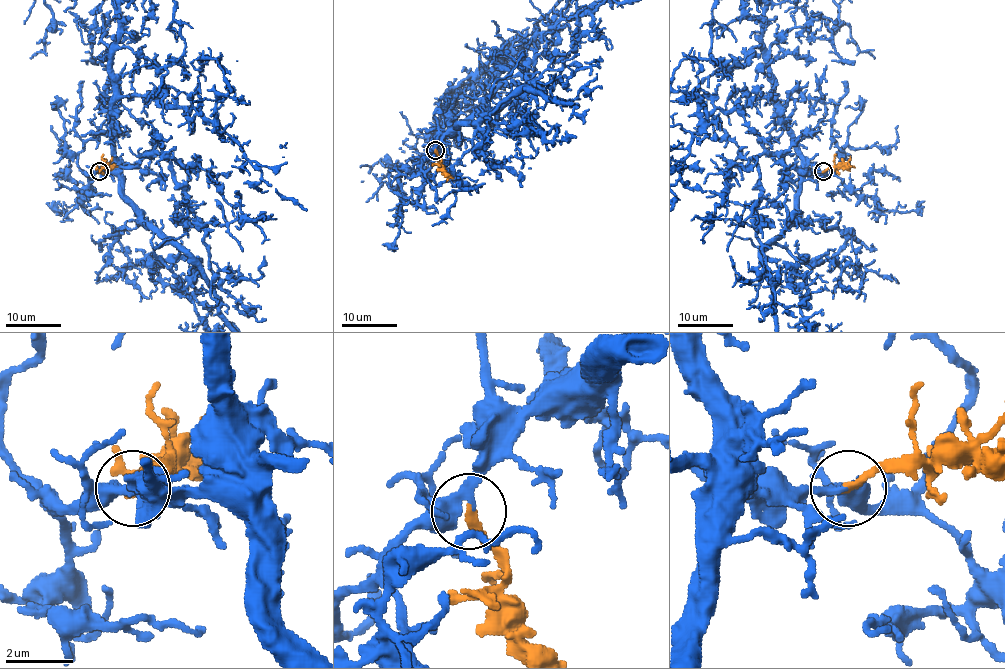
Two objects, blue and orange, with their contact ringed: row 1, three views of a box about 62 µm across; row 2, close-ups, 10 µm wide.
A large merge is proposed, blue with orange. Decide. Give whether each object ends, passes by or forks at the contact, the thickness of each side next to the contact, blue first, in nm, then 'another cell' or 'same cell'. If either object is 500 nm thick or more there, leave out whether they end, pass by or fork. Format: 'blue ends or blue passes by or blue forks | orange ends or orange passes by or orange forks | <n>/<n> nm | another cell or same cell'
blue passes by | orange ends | 240/240 nm | same cell

